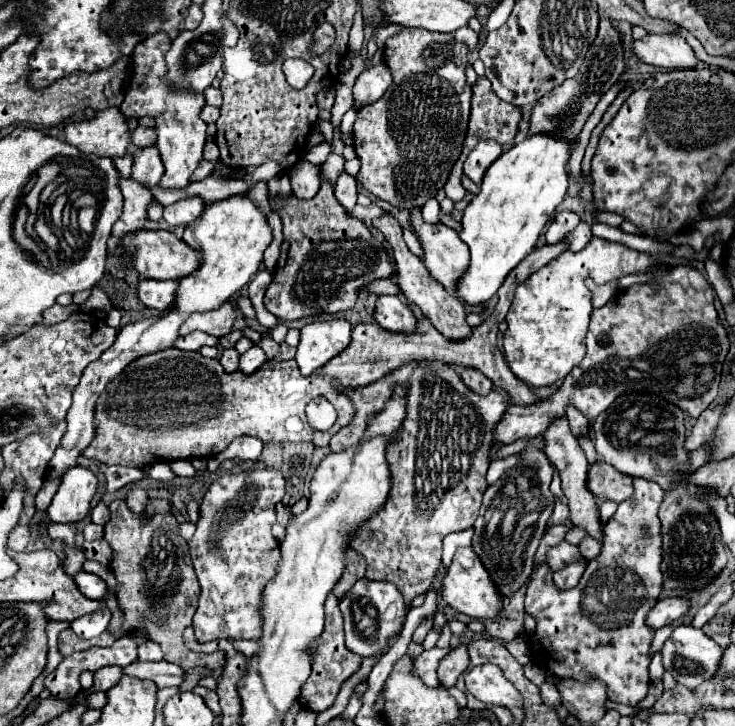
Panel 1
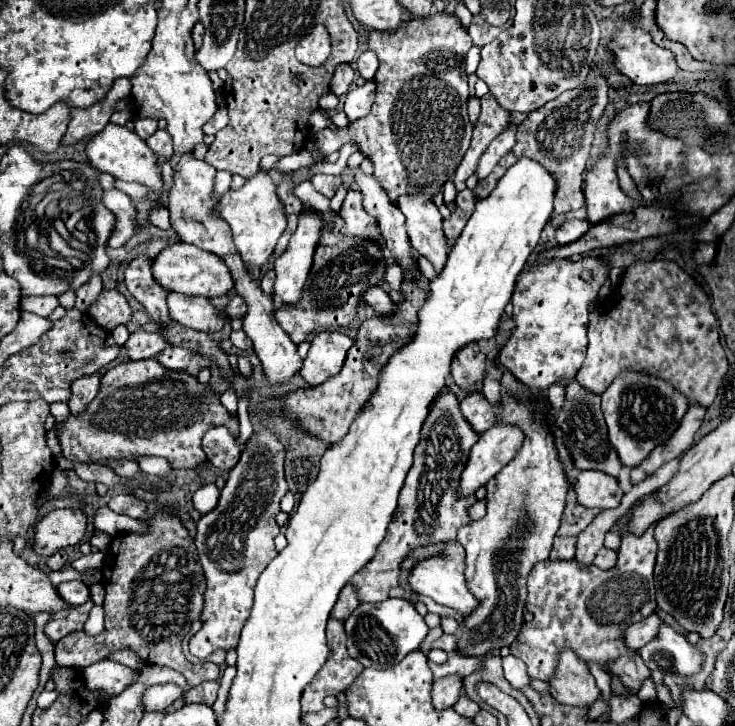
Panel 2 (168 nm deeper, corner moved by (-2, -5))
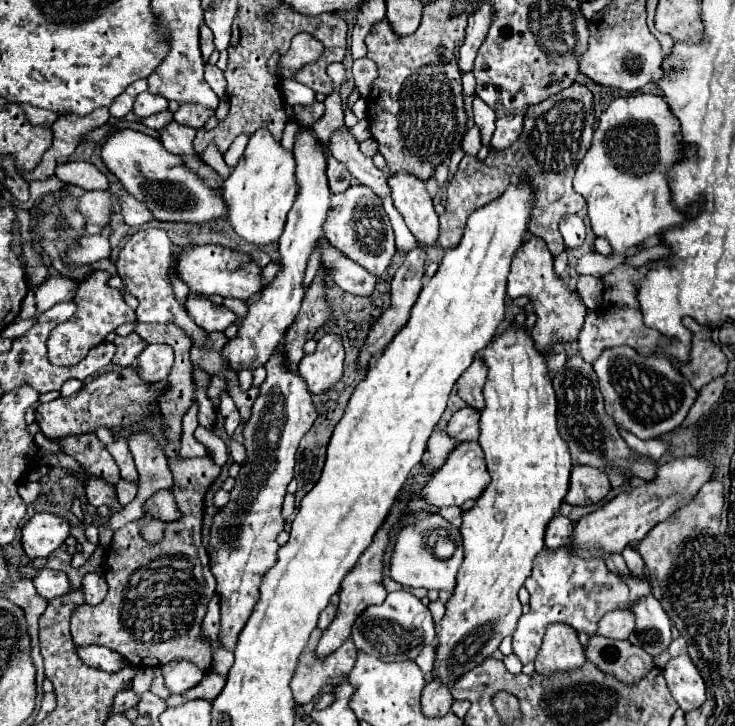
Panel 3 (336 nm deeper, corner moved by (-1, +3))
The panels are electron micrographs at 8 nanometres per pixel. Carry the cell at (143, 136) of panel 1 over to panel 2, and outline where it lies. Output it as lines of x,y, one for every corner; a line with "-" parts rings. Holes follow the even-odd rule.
140,118
134,122
134,130
142,140
152,136
156,132
156,128
158,128
158,120
154,120
154,118

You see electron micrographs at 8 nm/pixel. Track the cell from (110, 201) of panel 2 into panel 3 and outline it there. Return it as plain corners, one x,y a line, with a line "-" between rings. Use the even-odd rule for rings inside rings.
85,192
77,204
79,212
83,212
87,224
85,232
95,234
103,230
111,220
111,194
105,192

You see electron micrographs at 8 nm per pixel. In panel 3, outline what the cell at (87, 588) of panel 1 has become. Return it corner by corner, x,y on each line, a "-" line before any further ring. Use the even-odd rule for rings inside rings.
49,568
39,570
39,574
33,578
33,584
35,584
35,590
39,592
39,596
43,596
45,600
53,600
53,598
65,596
71,592
67,574
49,570

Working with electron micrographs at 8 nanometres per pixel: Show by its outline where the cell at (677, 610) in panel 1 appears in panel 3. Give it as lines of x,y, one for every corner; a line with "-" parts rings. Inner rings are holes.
615,610
607,612
607,616
599,620
597,634
613,640
627,640
633,628
635,628
635,616
629,610

